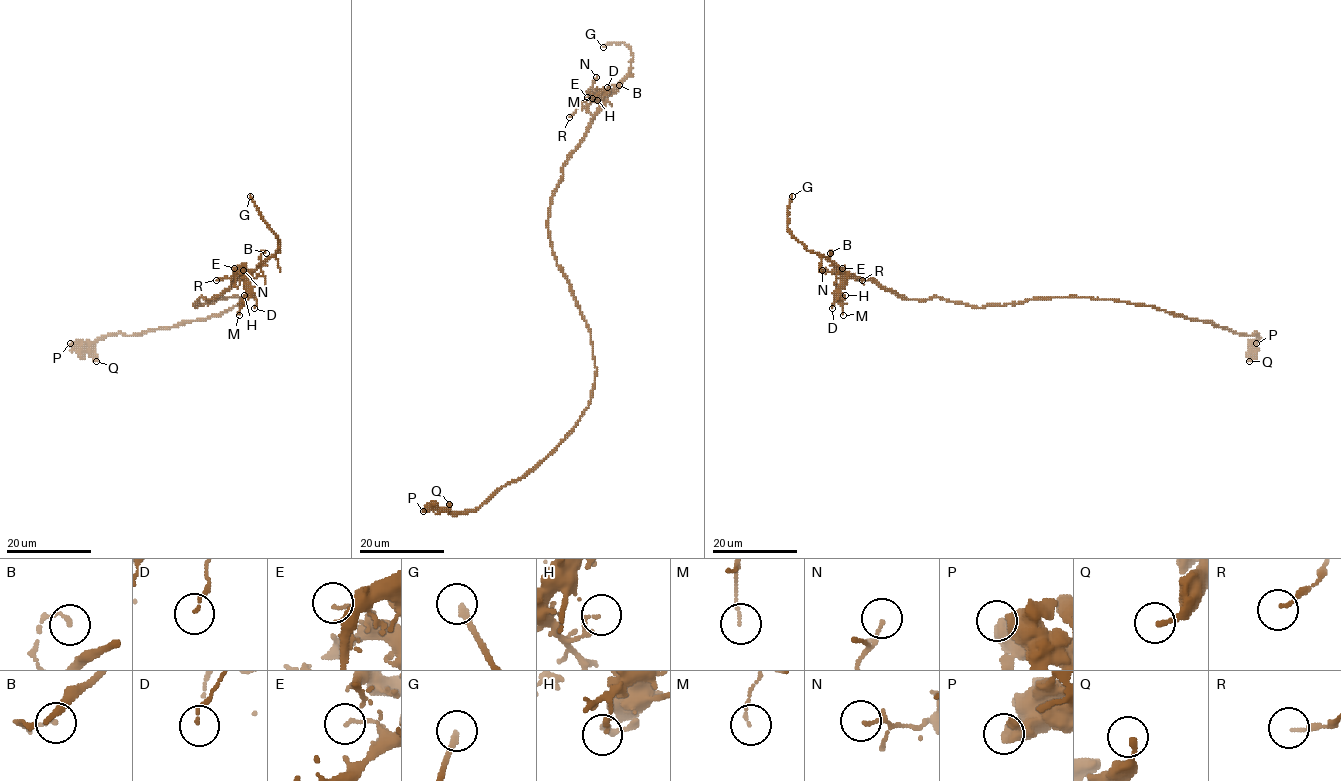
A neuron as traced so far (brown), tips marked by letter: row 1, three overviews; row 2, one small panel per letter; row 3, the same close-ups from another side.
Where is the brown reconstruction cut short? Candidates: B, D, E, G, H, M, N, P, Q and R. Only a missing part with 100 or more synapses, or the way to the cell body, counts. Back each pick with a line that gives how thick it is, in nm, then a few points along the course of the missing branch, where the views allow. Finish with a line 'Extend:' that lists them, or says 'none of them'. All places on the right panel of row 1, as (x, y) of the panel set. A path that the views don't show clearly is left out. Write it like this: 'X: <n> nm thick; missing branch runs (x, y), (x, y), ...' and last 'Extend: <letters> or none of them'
G: 220 nm thick; missing branch runs (792, 196), (788, 157), (762, 115)
Extend: G

